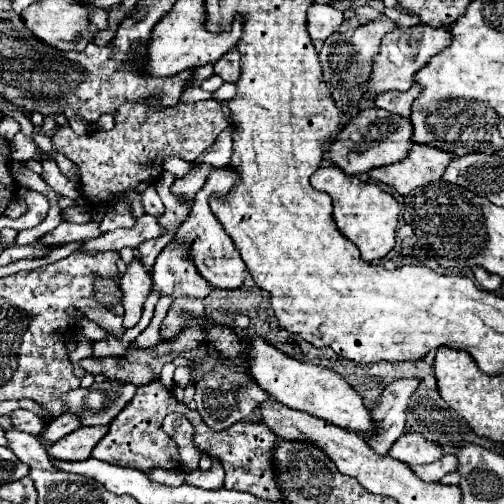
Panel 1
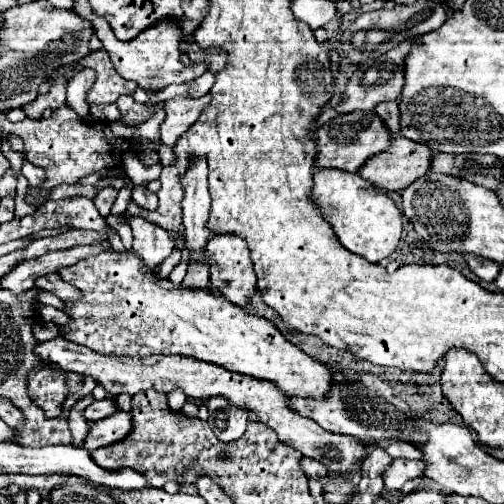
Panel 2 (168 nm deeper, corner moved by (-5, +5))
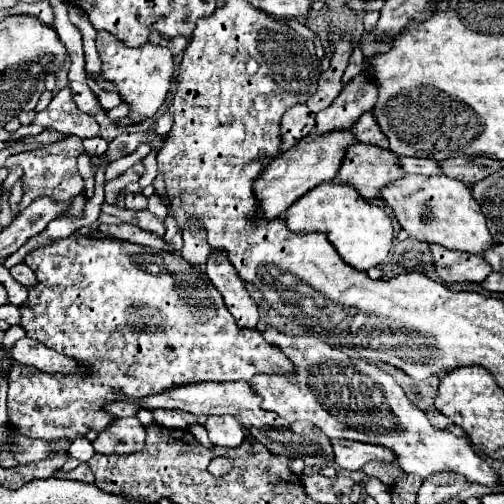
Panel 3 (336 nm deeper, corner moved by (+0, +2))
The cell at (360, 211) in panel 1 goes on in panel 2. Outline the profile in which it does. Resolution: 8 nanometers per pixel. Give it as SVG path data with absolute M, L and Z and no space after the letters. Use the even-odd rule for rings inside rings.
M317 169L311 197L319 203L323 217L331 223L341 245L351 253L365 257L371 263L387 259L401 239L401 211L395 201L365 181L359 173L341 169Z

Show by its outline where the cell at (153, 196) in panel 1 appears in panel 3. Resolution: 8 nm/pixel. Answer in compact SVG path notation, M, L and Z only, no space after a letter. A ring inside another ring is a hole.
M126 194L124 196L124 202L126 202L126 208L132 208L132 210L144 210L148 206L148 198L144 194Z

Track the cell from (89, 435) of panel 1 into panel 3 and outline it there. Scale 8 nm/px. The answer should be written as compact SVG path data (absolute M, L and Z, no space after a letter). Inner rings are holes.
M118 418L116 426L108 426L94 440L94 450L100 454L134 454L144 448L146 430L138 418Z

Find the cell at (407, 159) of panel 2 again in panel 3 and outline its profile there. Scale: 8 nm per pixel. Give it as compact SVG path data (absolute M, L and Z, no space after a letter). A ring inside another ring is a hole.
M356 142L346 148L344 162L332 182L348 184L356 188L364 200L372 200L378 196L380 188L402 176L404 172L396 166L392 150L380 150L378 146Z

